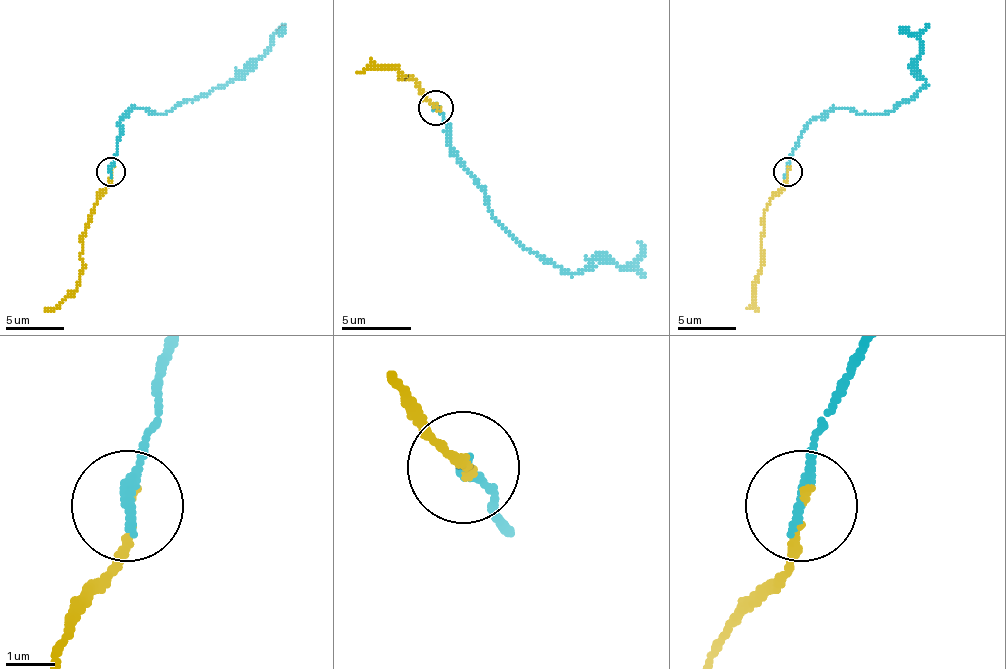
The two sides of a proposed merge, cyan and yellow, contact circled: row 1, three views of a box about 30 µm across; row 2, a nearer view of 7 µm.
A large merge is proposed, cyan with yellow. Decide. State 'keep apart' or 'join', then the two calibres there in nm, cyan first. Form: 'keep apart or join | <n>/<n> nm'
join | 240/110 nm

